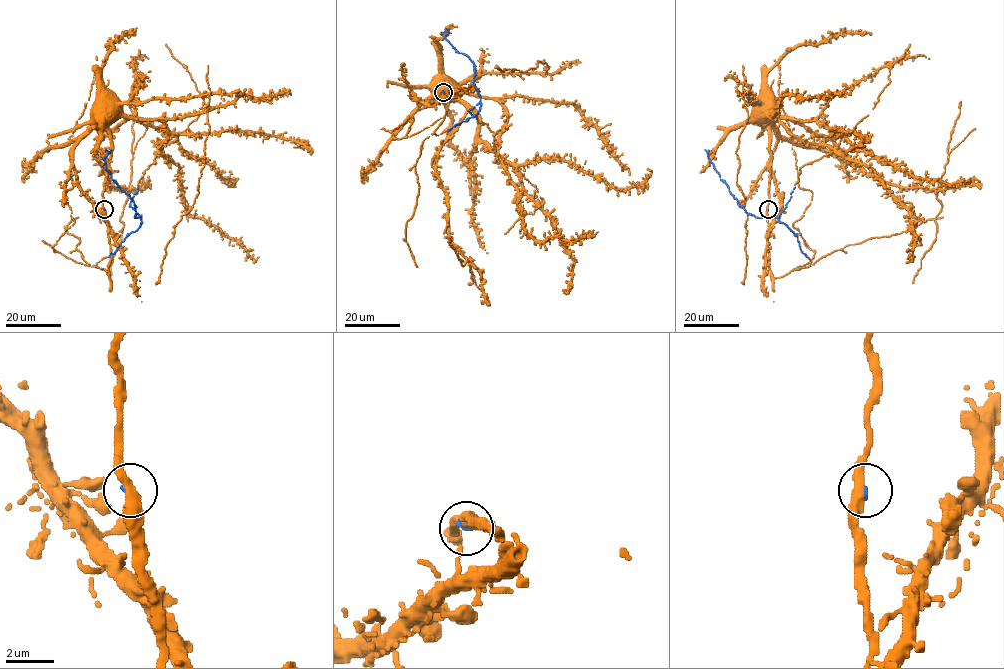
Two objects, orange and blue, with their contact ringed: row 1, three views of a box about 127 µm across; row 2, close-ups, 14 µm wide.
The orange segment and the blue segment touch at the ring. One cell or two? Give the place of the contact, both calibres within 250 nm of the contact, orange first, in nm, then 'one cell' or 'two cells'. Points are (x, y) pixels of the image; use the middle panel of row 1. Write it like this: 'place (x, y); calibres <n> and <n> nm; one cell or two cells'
place (443, 92); calibres 400 and 200 nm; one cell

